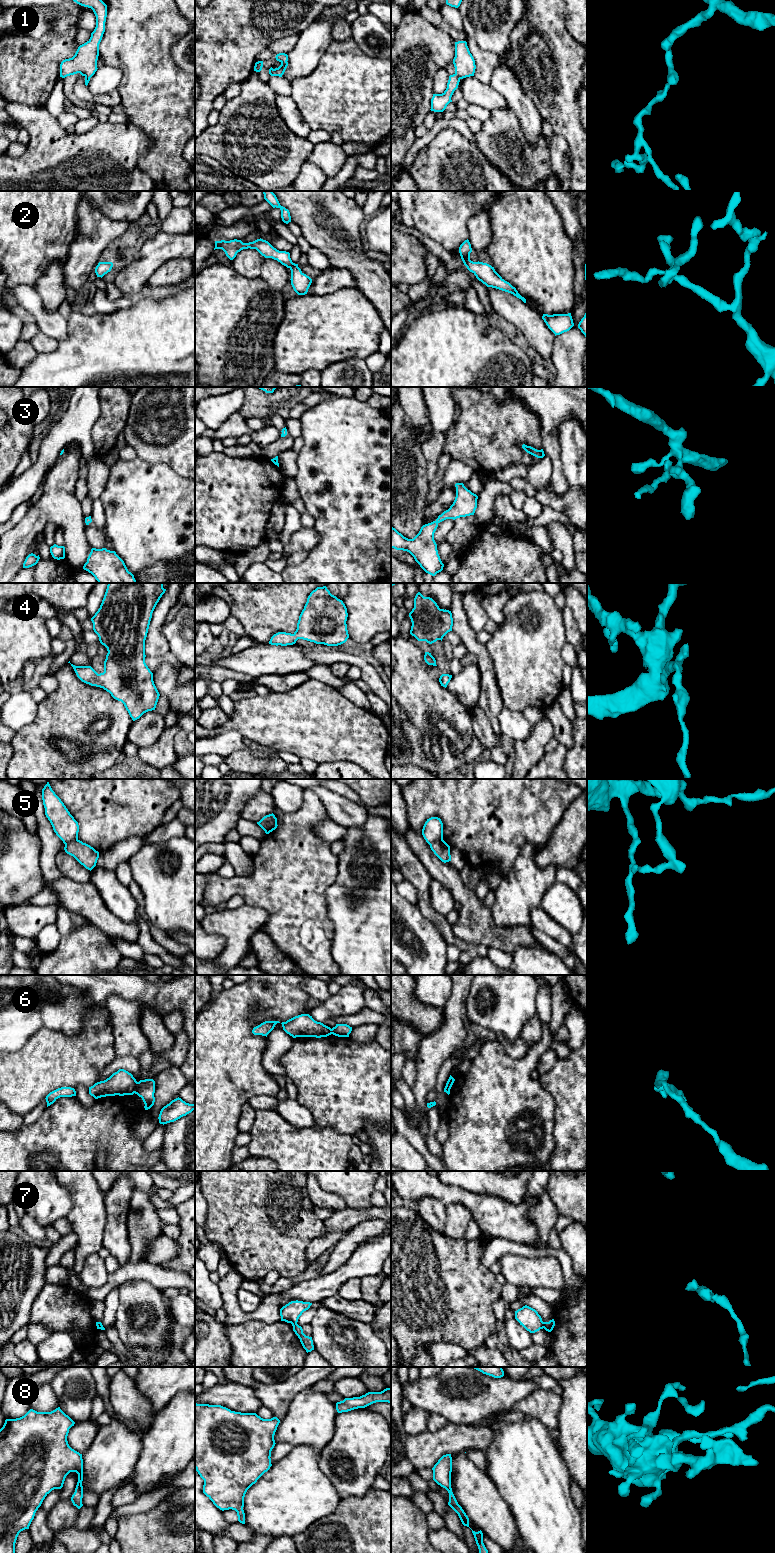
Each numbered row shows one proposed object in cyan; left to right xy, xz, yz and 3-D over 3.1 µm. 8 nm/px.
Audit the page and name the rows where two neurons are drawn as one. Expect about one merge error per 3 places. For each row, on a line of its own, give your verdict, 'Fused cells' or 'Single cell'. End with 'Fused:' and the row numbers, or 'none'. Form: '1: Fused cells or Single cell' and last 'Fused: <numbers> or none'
1: Single cell
2: Single cell
3: Single cell
4: Single cell
5: Fused cells
6: Fused cells
7: Fused cells
8: Single cell
Fused: 5, 6, 7

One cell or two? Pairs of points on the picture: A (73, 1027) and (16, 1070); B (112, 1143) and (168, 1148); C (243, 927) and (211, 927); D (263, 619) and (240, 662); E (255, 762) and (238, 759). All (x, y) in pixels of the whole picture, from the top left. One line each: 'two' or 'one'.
A: two
B: two
C: one
D: two
E: one

